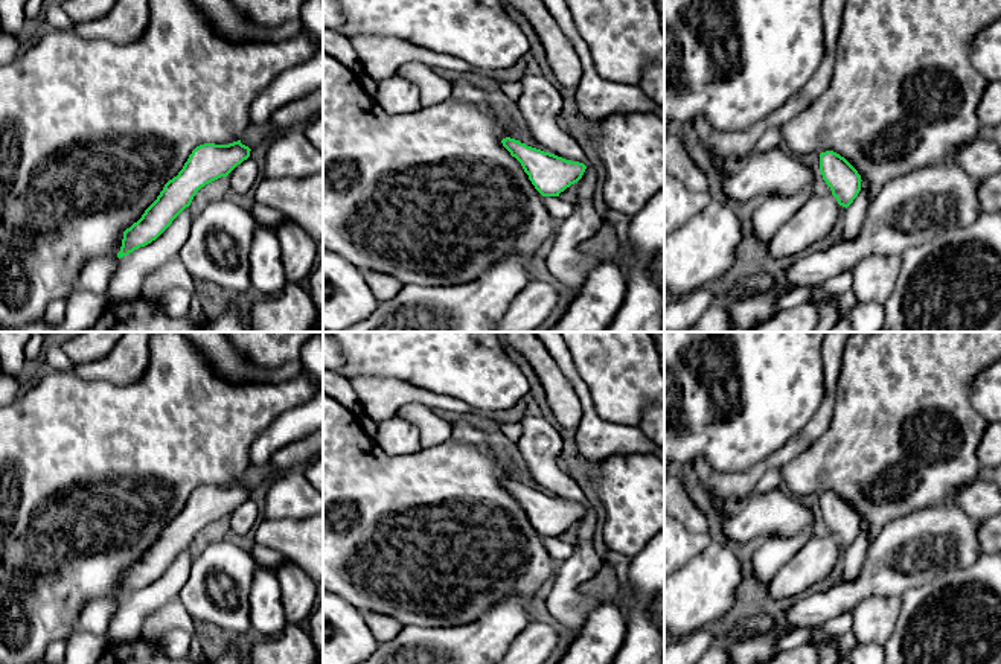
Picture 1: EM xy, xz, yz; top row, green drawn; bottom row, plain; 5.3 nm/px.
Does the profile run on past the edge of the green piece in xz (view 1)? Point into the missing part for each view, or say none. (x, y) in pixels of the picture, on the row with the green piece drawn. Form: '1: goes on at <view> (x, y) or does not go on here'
1: does not go on here

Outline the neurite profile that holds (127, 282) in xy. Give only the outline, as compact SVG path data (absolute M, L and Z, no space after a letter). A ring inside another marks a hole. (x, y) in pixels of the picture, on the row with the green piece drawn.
M189 206L155 241L120 257L105 297L110 302L142 297L145 277L178 257L181 247L189 238L192 222L193 216Z

